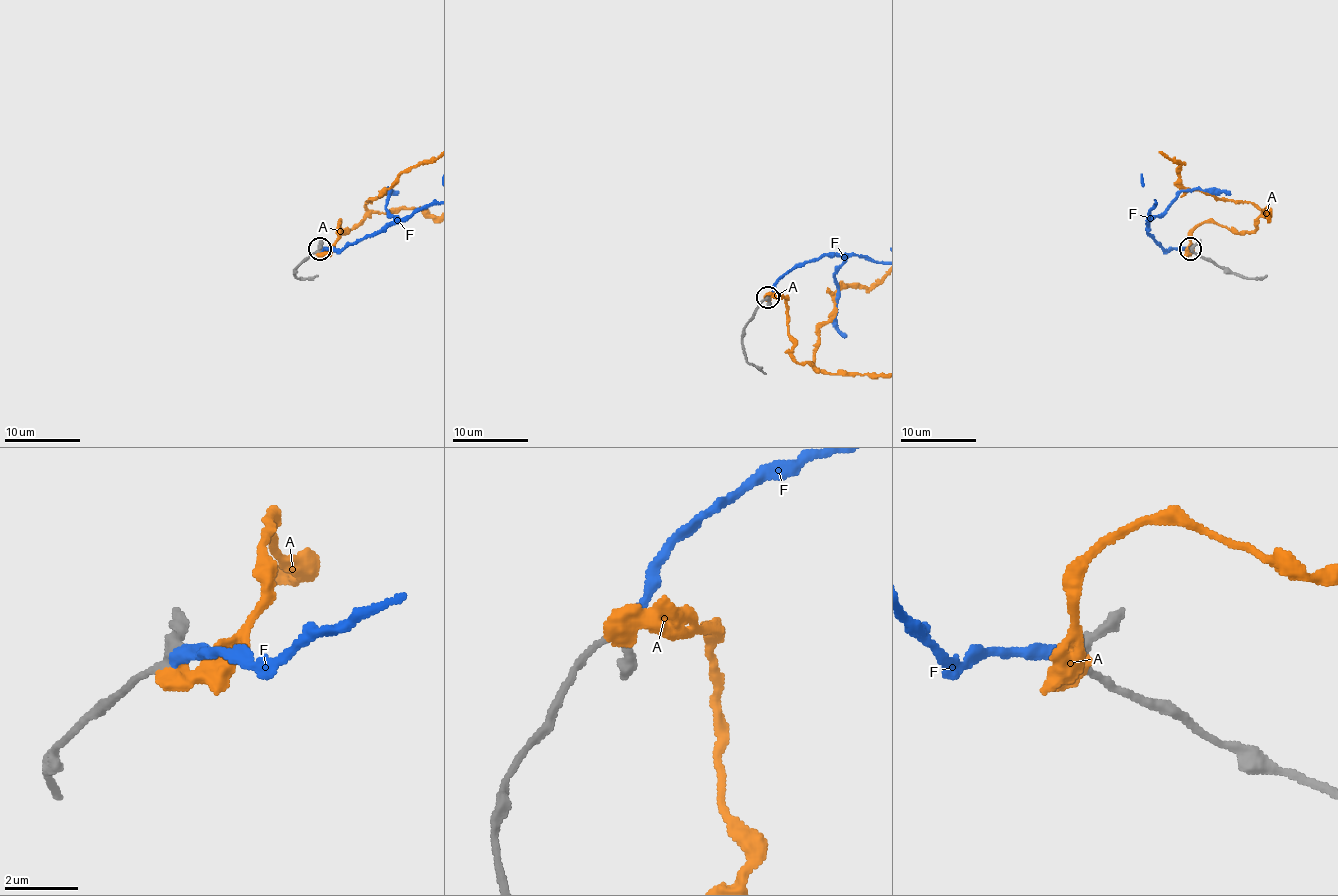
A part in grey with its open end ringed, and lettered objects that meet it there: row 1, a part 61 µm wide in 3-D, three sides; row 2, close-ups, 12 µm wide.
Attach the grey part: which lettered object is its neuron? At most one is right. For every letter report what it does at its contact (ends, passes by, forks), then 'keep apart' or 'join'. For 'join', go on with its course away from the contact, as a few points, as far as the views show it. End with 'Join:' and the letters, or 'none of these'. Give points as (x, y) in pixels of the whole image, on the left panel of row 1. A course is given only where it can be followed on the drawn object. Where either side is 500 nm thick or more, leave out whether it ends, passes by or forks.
A: it ends; keep apart
F: it ends; join
Join: F

